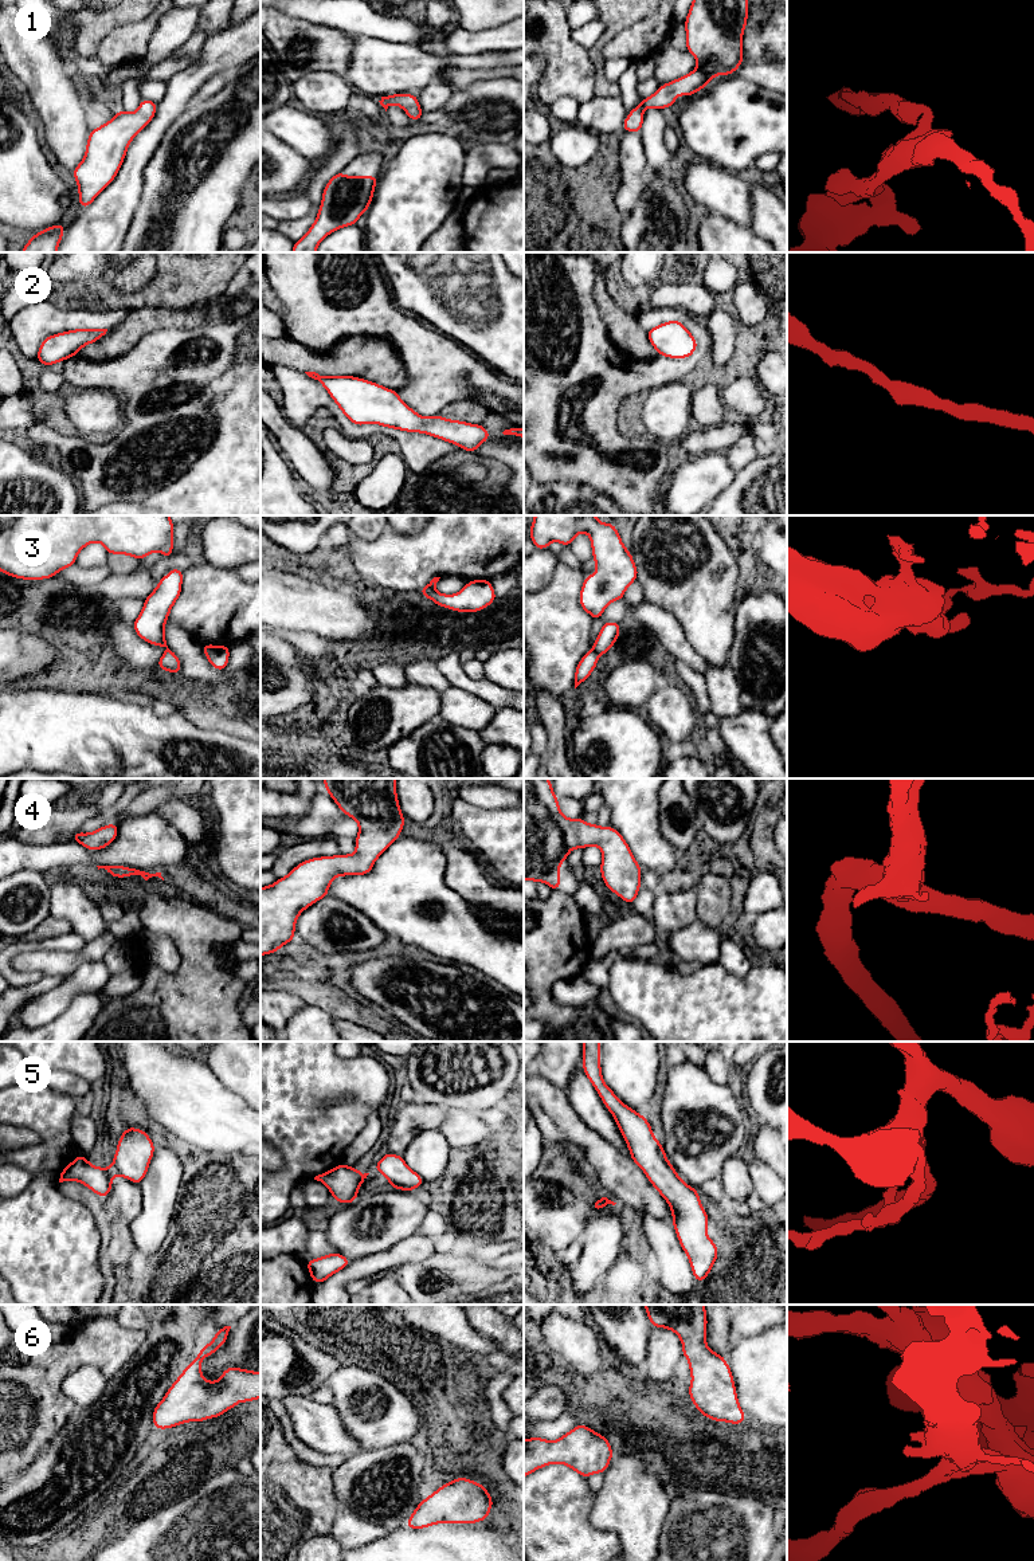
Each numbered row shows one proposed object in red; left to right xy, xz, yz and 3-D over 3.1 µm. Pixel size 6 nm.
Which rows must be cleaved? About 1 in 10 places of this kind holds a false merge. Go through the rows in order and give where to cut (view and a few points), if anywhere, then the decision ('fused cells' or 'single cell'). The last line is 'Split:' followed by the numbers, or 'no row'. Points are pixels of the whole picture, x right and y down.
1: no cut; single cell
2: no cut; single cell
3: cut in yz along (592, 648), (598, 655); fused cells
4: no cut; single cell
5: no cut; single cell
6: no cut; single cell
Split: 3

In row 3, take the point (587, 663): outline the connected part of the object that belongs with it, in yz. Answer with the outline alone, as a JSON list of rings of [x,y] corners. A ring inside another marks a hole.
[[[594,650],[587,652],[580,659],[575,671],[575,689],[591,675],[591,672],[596,667],[598,660],[599,660],[599,655]]]

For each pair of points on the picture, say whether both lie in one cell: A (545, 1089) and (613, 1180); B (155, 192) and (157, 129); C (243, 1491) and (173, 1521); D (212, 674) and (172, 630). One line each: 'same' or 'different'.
A: same
B: different
C: same
D: same

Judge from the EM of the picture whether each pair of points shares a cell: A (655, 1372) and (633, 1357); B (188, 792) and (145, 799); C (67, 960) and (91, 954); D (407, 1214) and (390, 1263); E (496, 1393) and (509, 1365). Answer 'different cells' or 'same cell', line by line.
A: different cells
B: same cell
C: same cell
D: different cells
E: different cells

